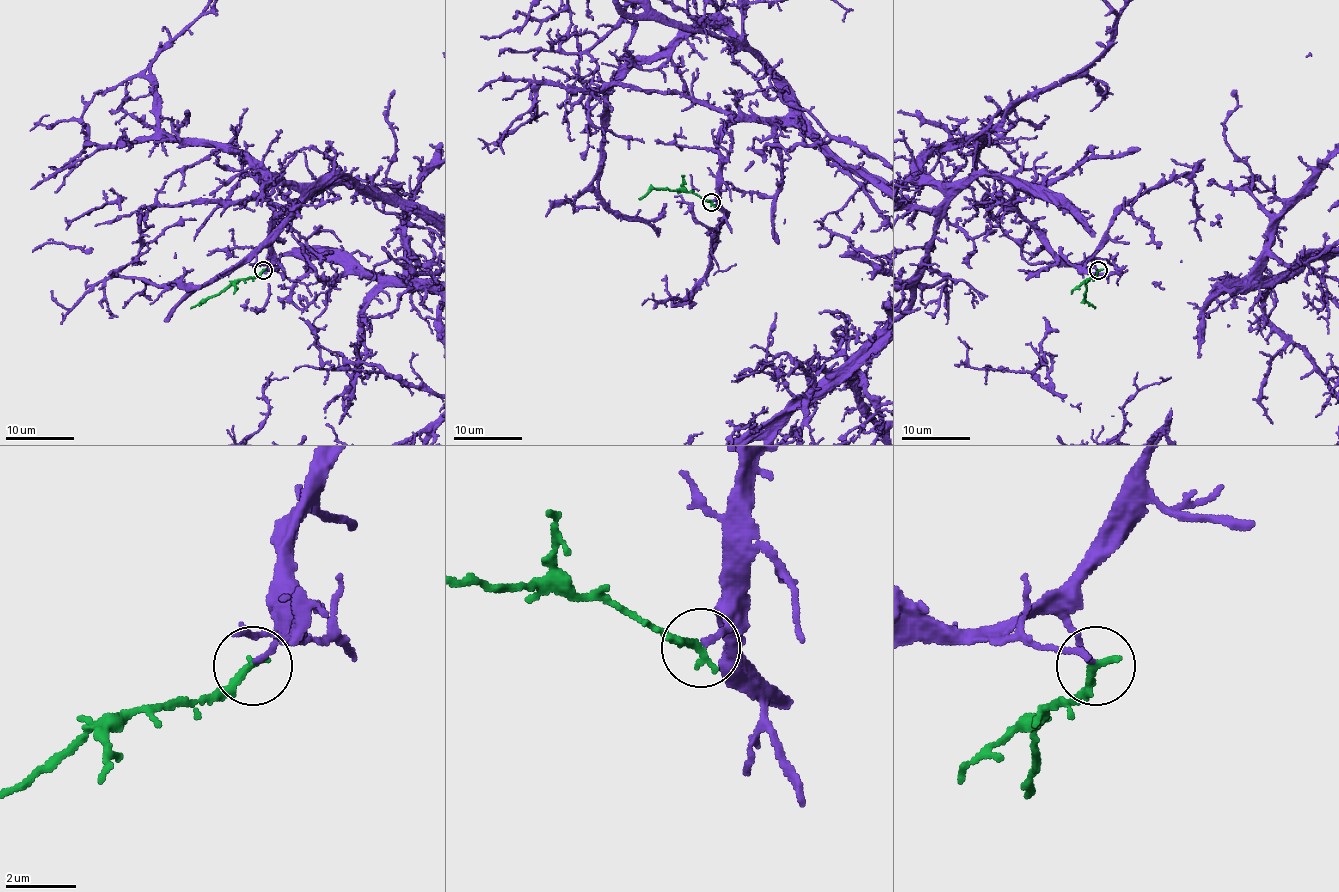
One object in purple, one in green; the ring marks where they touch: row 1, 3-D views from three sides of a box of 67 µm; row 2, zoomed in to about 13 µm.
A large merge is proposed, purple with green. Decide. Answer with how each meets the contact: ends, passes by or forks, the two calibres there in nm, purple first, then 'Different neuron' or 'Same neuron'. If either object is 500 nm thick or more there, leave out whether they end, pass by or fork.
At the ring purple ends. At the ring green ends. Thickness 160 nm (purple) against 260 nm. Same neuron

